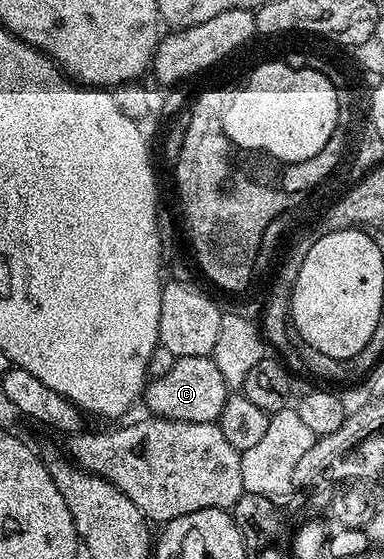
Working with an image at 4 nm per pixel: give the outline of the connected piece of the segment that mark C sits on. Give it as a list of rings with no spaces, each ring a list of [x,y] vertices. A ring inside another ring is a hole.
[[[208,355],[174,358],[164,373],[158,374],[148,384],[143,403],[150,407],[157,417],[195,421],[196,423],[217,423],[231,394],[229,382],[219,373],[219,365]]]

